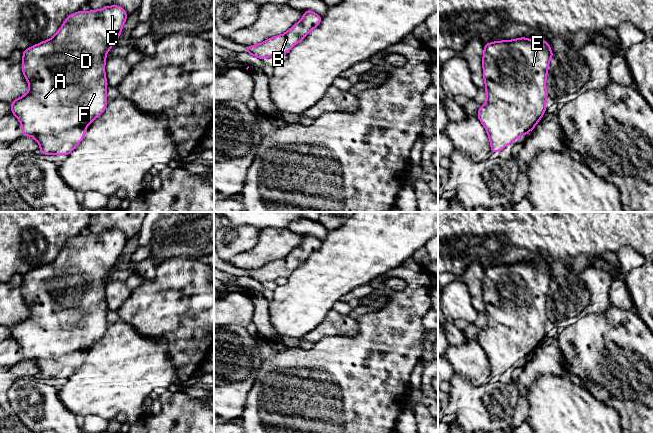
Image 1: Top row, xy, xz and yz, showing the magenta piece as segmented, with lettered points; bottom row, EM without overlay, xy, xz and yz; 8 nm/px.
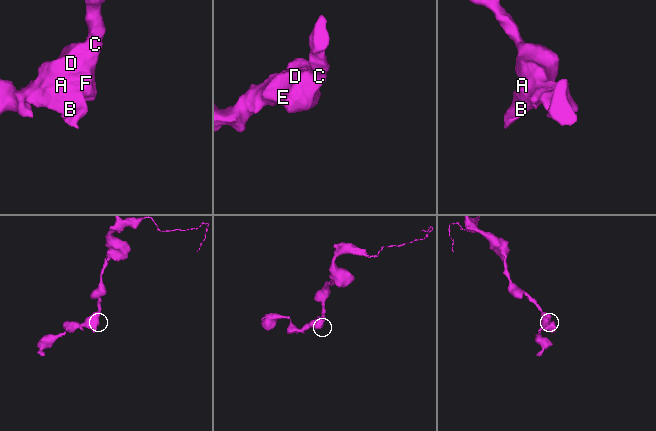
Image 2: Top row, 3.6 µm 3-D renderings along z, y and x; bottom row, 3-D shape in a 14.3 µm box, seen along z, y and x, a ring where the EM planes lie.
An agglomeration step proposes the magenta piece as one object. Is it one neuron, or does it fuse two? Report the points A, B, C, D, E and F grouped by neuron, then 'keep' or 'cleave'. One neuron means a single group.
A B C D E F | keep

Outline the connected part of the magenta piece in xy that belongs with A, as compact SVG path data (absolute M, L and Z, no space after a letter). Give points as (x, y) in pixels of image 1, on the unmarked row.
M113 229L89 236L78 235L69 239L57 257L48 264L23 275L22 296L28 305L28 316L11 329L11 337L21 347L21 360L32 360L40 369L39 377L45 379L69 379L83 364L87 350L99 341L107 330L105 299L106 278L121 259L127 243L123 231Z

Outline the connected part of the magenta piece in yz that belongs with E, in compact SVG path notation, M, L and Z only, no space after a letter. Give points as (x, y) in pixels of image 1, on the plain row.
M521 261L514 264L489 266L484 269L482 289L487 323L486 327L479 331L477 341L488 358L491 369L490 377L500 376L519 360L528 358L546 336L545 328L548 321L546 302L549 285L553 280L550 268L545 261L538 262L536 266Z

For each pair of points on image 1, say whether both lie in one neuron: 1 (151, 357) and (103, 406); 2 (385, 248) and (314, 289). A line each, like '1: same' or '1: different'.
1: same
2: same

